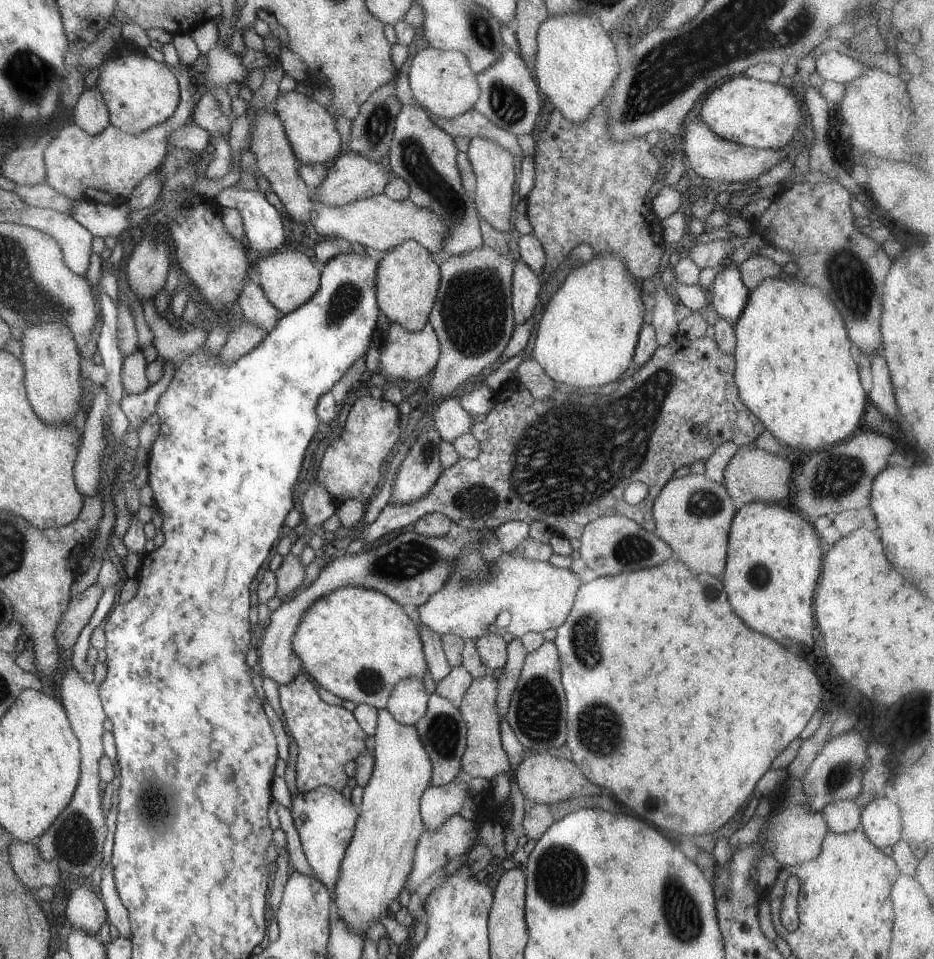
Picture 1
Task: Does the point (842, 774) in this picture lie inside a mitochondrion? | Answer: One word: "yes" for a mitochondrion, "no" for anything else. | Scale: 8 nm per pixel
yes

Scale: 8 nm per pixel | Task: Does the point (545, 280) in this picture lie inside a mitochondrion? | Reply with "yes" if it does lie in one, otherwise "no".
no

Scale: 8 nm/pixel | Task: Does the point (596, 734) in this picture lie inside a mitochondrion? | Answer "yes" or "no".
yes

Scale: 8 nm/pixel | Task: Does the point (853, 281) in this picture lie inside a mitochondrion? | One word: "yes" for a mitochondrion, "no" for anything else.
yes

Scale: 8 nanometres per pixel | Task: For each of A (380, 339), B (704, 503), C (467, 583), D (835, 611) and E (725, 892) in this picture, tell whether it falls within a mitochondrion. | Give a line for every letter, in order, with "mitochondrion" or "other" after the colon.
A: other
B: mitochondrion
C: mitochondrion
D: other
E: mitochondrion

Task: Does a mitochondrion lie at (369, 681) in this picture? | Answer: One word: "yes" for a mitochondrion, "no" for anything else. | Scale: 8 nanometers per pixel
yes

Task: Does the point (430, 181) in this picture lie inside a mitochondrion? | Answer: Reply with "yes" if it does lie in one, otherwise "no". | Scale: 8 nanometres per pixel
yes

